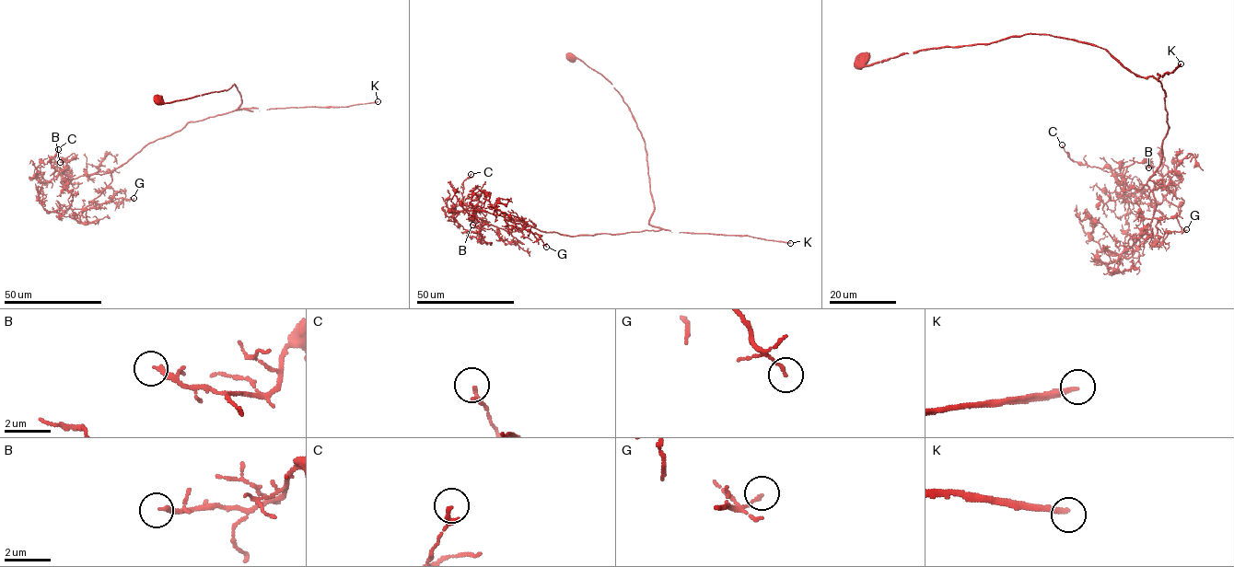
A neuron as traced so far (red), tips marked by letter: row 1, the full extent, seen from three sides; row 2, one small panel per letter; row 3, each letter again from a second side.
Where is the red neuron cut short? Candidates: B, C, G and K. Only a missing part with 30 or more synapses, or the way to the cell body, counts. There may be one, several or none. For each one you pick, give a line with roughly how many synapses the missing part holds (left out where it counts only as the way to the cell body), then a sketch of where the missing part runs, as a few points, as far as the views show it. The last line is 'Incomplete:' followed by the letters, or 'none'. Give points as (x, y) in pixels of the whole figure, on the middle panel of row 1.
K: 1500 syn
Incomplete: K

